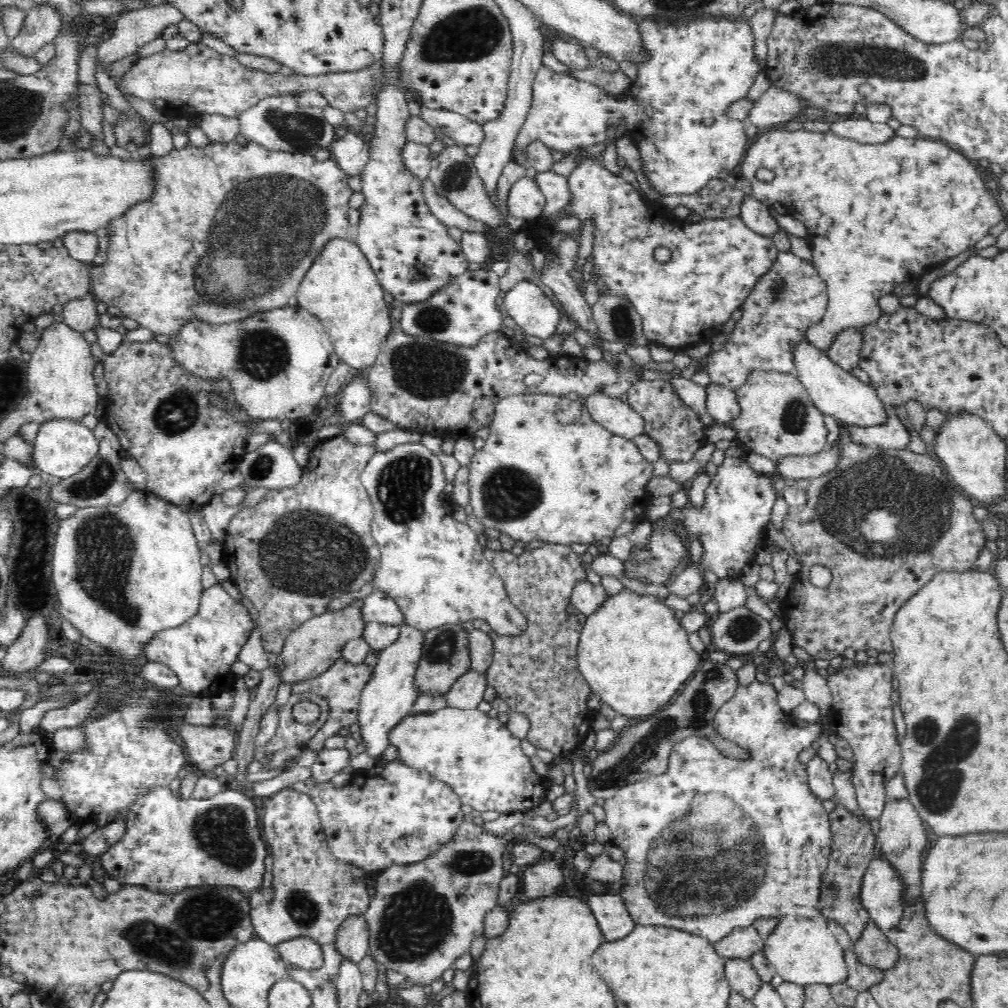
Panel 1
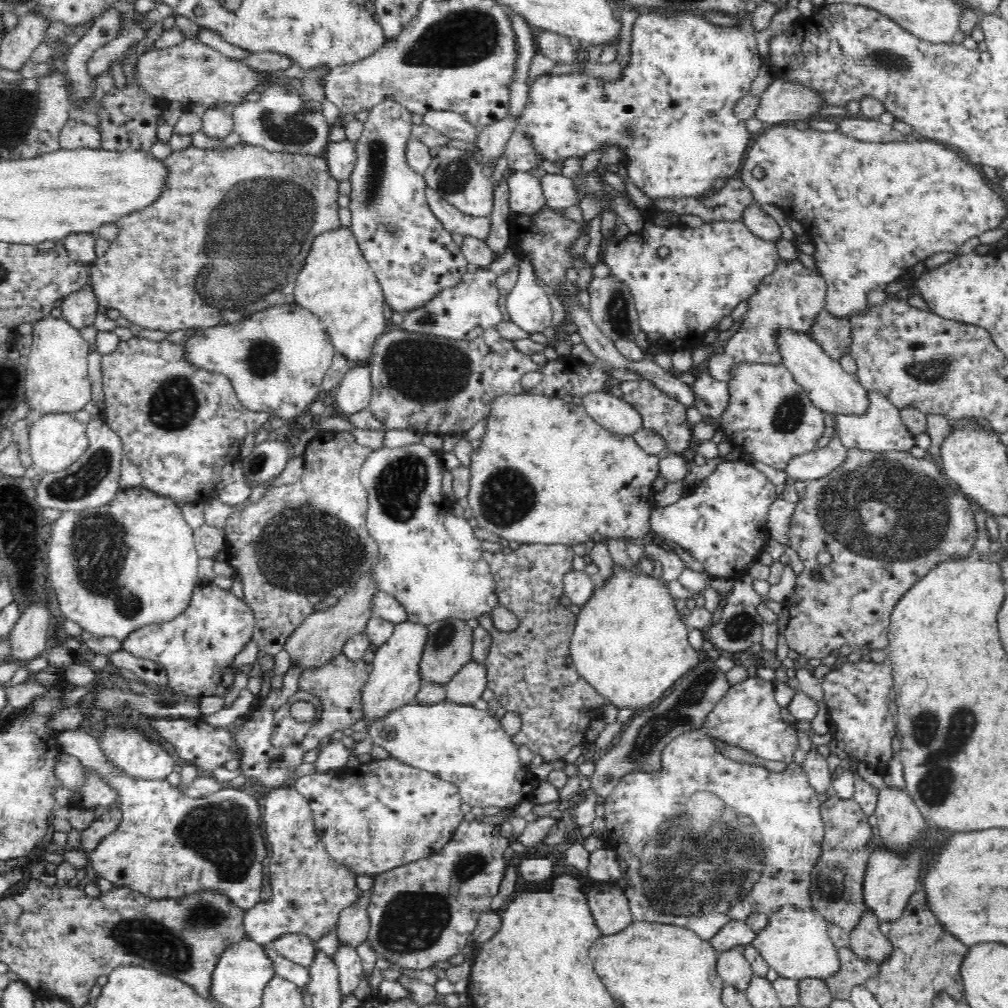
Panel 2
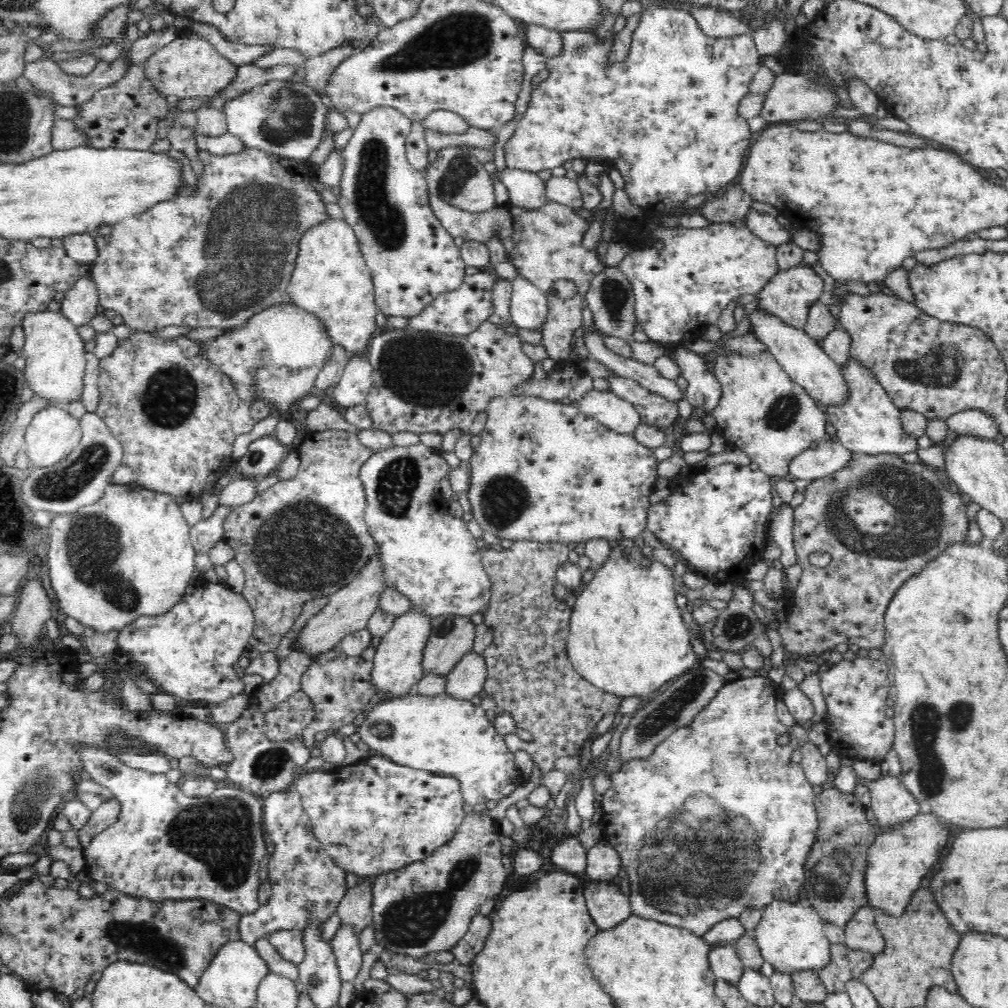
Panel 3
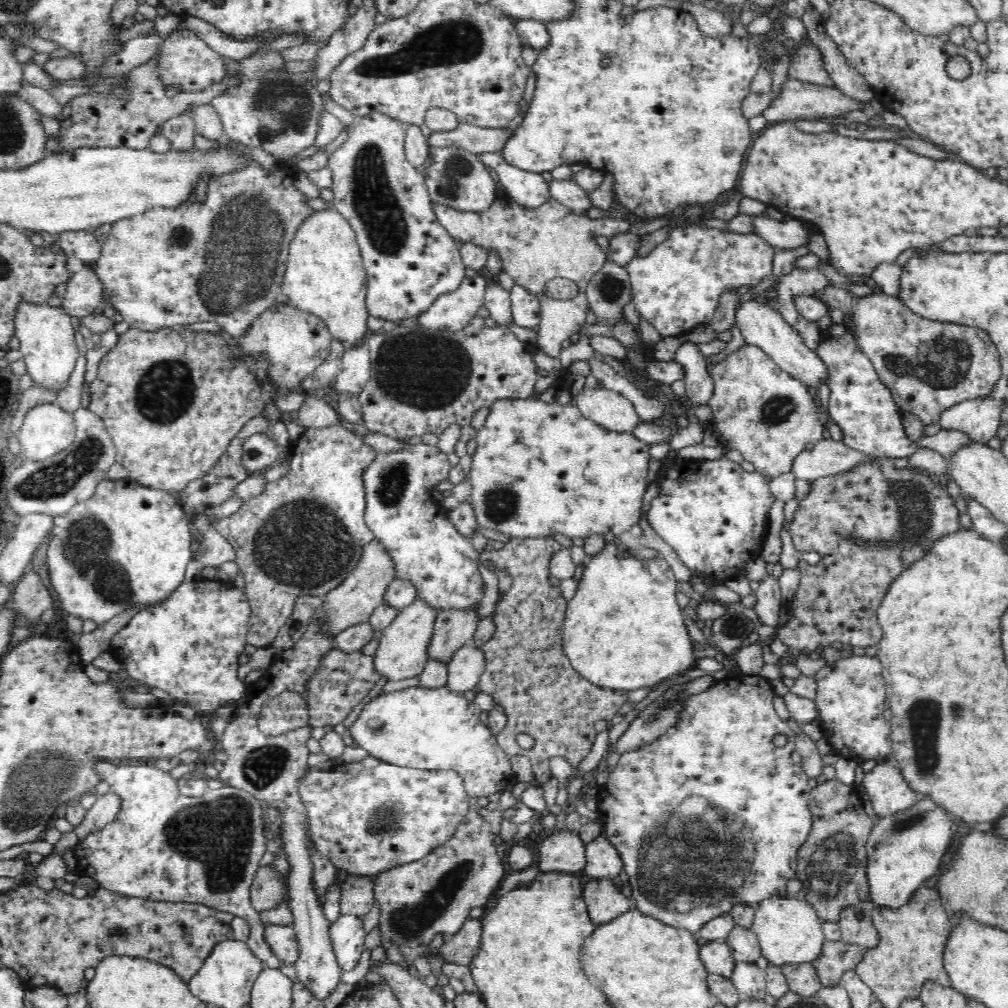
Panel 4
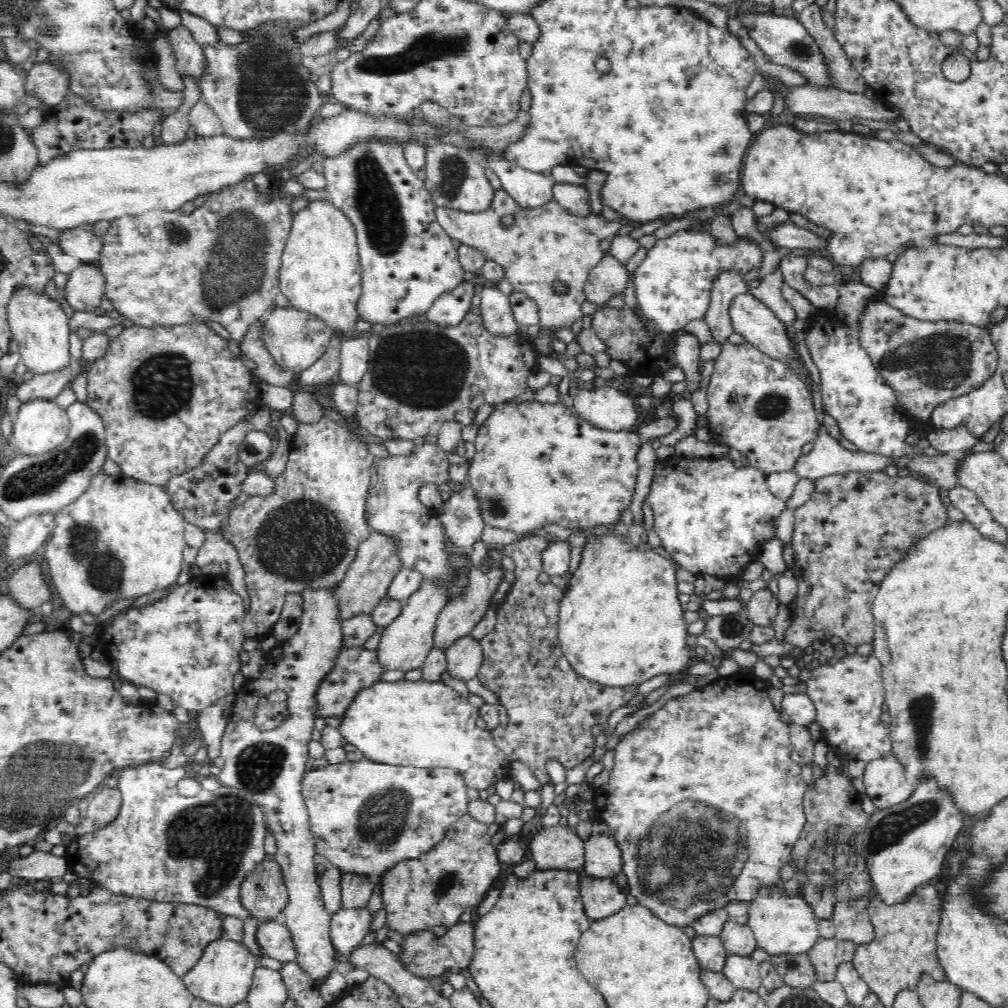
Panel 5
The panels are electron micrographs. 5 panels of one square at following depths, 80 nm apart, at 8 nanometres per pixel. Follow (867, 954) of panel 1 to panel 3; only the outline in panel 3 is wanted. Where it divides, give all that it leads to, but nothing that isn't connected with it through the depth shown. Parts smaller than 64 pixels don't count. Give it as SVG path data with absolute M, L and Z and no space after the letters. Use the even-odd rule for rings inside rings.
M866 903L857 908L845 922L844 943L850 949L864 950L872 955L884 949L884 937L875 925L875 909Z

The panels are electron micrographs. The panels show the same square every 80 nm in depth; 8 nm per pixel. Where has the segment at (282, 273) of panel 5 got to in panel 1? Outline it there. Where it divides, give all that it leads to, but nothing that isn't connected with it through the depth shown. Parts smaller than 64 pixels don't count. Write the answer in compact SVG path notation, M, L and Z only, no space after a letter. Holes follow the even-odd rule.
M331 237L312 260L310 268L295 290L299 305L320 319L330 335L340 361L346 361L352 368L366 370L376 359L386 335L390 332L390 315L384 301L384 289L377 280L371 264L360 247L348 237Z

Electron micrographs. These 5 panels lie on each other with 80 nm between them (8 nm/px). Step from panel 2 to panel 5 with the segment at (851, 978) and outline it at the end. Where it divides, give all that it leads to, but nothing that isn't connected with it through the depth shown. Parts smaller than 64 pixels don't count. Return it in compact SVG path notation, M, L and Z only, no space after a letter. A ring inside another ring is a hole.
M818 937L807 956L813 965L818 981L834 980L836 968L842 962L852 962L856 943L839 938Z

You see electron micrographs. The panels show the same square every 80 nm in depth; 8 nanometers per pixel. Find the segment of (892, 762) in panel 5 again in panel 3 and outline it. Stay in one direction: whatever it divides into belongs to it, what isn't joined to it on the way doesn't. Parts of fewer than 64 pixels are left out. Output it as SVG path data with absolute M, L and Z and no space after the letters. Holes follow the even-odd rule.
M881 773L874 780L859 777L857 782L871 794L870 807L875 813L877 826L885 827L898 823L922 809L898 776L886 776Z

